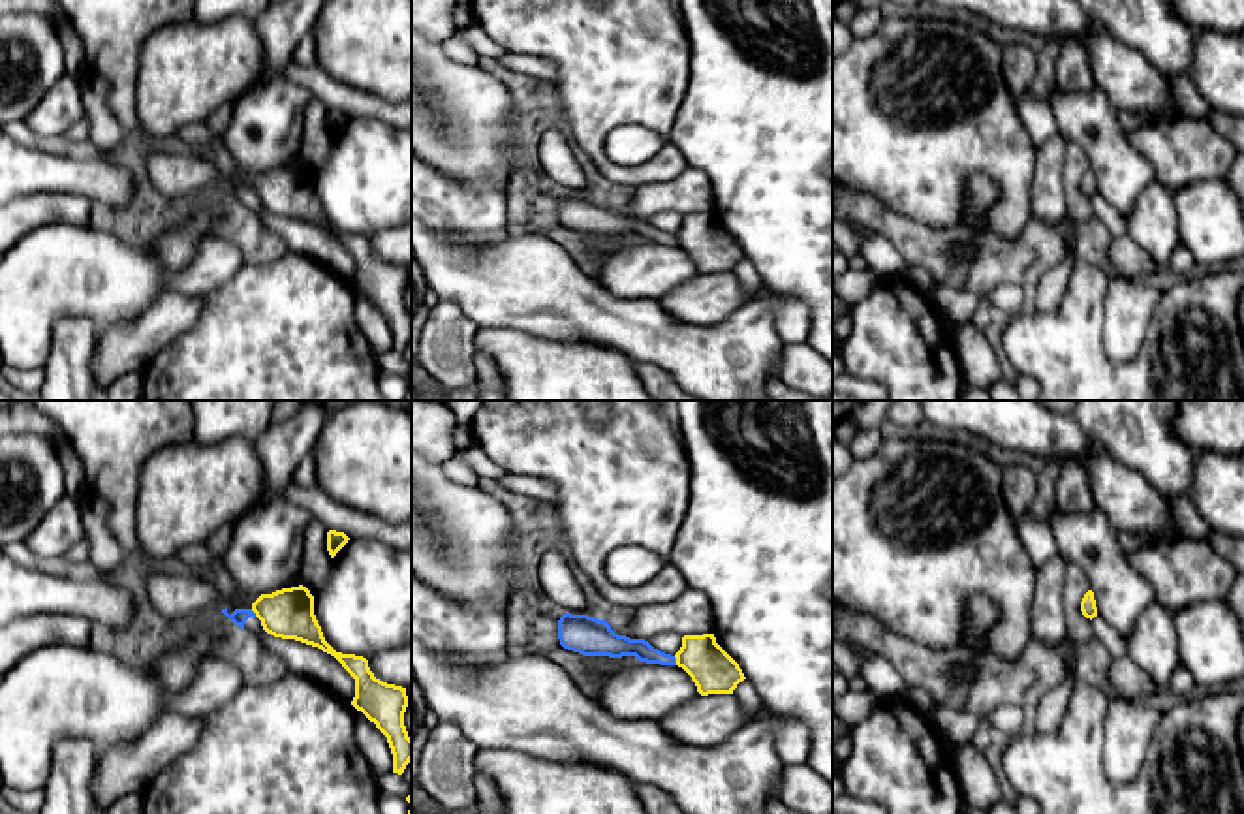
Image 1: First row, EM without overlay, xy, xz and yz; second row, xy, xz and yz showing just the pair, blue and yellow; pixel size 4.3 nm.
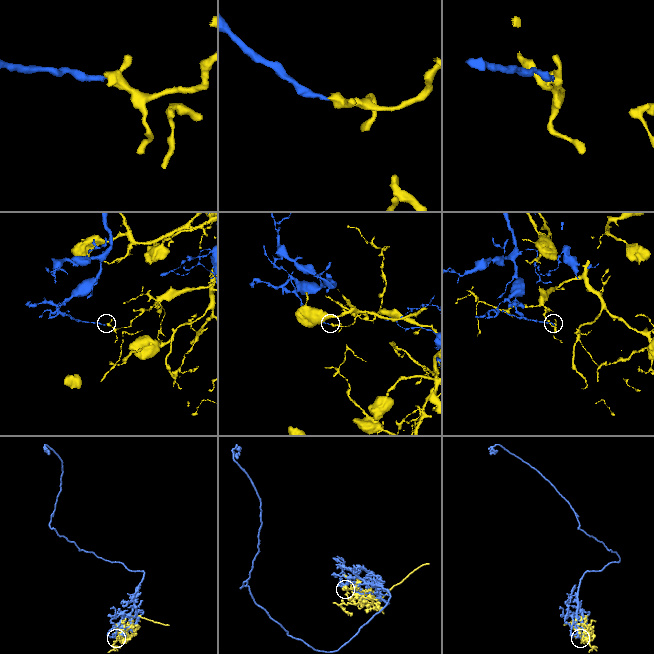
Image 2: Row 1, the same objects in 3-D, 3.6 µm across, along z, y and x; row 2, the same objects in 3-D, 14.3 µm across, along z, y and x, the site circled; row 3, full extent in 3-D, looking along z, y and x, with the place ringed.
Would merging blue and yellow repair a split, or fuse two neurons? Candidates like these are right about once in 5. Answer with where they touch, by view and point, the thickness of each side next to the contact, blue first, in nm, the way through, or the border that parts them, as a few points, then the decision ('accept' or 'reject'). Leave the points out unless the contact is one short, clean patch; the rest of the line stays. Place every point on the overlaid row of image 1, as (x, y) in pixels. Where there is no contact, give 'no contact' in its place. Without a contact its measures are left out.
meets blue in xz at (675, 660); 100 nm thick on the blue side, 190 nm on the other; border along xz (673, 657), (677, 664); reject

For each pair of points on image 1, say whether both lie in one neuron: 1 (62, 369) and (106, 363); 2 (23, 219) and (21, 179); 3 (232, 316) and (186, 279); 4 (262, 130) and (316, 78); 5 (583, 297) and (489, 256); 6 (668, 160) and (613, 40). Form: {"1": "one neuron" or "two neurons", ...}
{"1": "two neurons", "2": "two neurons", "3": "two neurons", "4": "two neurons", "5": "one neuron", "6": "one neuron"}

